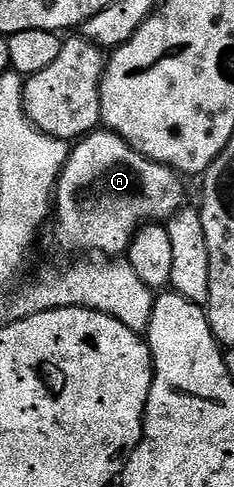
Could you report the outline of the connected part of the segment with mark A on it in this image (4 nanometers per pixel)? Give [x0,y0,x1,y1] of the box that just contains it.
[49,131,185,255]

